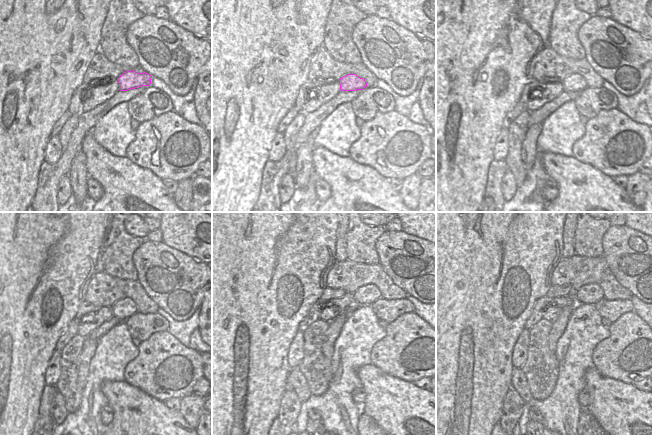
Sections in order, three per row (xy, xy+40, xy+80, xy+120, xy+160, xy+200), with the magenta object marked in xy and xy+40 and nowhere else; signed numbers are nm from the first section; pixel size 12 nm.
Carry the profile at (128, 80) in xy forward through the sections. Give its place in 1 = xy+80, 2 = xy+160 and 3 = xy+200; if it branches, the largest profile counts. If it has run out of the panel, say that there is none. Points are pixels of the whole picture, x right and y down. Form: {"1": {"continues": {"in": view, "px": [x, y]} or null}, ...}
{"1": {"continues": {"in": "xy+80", "px": [576, 83]}}, "2": {"continues": {"in": "xy+160", "px": [366, 295]}}, "3": {"continues": {"in": "xy+200", "px": [590, 294]}}}

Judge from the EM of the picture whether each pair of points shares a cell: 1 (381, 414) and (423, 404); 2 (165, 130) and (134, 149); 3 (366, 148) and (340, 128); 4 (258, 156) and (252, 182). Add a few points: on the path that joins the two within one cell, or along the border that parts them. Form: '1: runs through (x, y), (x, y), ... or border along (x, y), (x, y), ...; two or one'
1: runs through (391, 410), (413, 410); one
2: runs through (157, 135), (142, 148); one
3: border along (360, 127), (360, 136), (350, 146), (348, 155); two
4: runs through (252, 162), (252, 176); one

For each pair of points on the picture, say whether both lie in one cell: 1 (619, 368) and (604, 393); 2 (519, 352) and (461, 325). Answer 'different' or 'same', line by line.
1: different
2: different

